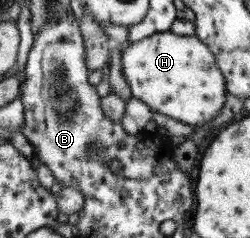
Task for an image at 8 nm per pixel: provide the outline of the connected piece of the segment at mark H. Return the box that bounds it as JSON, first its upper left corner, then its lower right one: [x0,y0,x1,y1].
[122,31,229,126]

